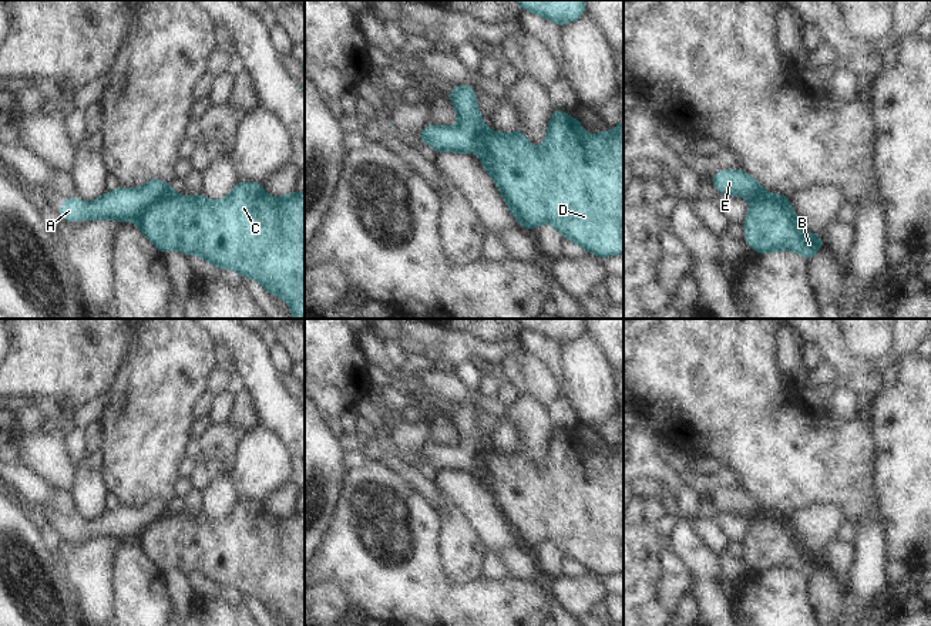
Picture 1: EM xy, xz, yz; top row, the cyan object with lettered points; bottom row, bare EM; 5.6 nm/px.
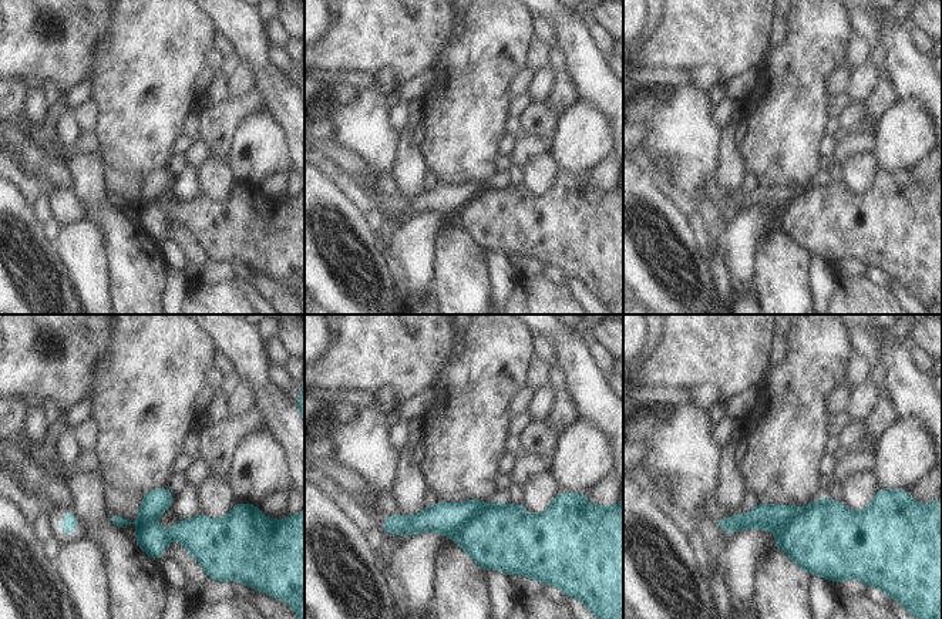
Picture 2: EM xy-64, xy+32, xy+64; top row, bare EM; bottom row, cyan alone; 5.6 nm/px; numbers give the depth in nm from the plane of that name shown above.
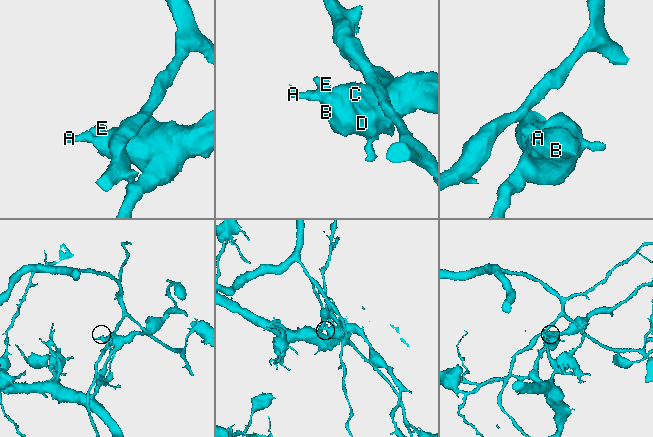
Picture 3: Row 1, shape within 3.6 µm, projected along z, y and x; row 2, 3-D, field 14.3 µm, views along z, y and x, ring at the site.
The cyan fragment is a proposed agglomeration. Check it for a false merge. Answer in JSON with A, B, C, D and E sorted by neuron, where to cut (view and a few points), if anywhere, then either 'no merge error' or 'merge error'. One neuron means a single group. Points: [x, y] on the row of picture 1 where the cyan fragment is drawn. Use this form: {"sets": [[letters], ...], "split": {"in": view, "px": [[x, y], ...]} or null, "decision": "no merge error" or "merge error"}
{"sets": [["A", "E"], ["B", "C", "D"]], "split": {"in": "xy", "px": [[171, 188], [143, 208], [133, 221]]}, "decision": "merge error"}

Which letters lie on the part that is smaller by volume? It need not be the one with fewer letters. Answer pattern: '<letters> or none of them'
A, E

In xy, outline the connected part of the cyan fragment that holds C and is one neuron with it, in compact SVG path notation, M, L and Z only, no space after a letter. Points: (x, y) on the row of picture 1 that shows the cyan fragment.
M238 181L225 199L209 201L202 193L181 196L171 189L159 201L141 209L134 222L161 253L169 249L185 256L196 253L219 269L233 269L243 277L255 279L268 293L286 300L295 319L305 319L305 191L286 192L275 199L263 192L263 184Z

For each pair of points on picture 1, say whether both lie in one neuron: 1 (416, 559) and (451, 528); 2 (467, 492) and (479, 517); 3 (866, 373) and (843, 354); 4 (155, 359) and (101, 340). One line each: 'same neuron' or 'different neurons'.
1: different neurons
2: same neuron
3: same neuron
4: different neurons

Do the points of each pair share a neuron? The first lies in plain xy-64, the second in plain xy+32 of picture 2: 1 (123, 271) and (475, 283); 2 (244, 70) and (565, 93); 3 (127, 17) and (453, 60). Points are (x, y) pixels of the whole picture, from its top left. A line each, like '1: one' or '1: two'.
1: one
2: one
3: one

